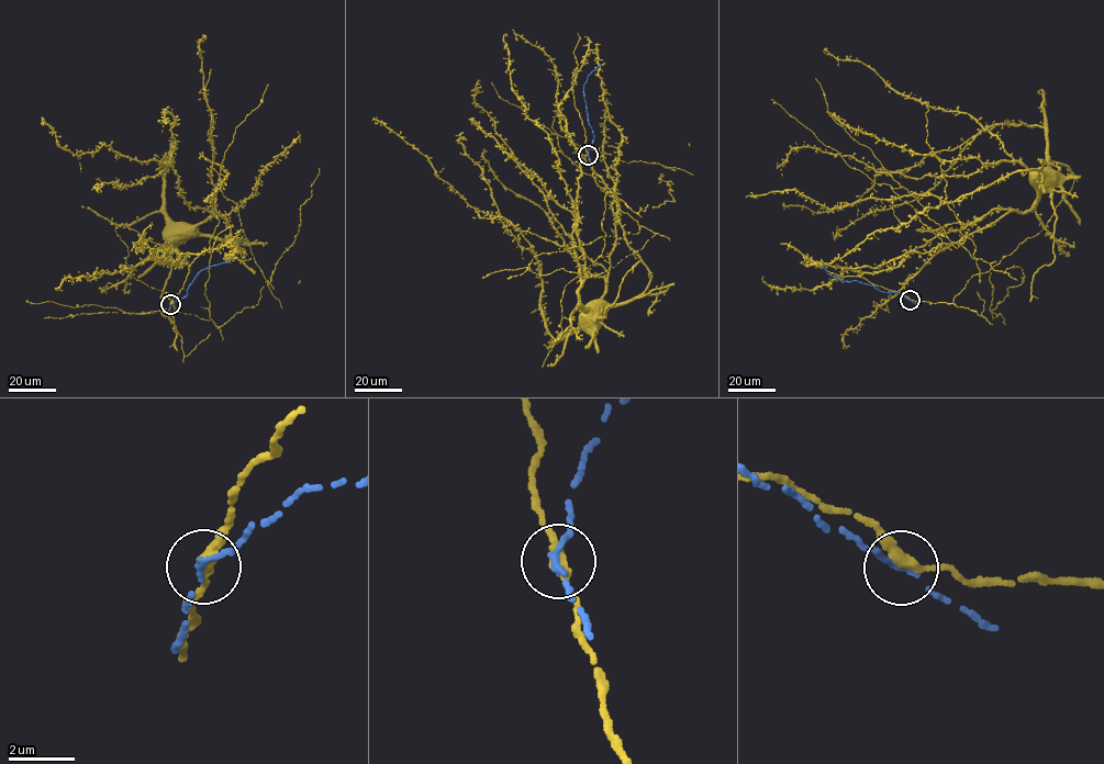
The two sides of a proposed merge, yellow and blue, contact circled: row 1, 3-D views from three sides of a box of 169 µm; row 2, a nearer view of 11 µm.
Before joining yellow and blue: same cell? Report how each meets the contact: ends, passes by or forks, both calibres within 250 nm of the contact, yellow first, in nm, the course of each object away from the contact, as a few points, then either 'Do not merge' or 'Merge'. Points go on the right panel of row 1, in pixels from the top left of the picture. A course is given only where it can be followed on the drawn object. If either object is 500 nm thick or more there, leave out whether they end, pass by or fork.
At the ring yellow passes by. At the ring blue passes by. Thickness 300 nm (yellow) against 190 nm. Course of yellow: (910, 300), (822, 265), (880, 267), (907, 253), (957, 243), (1008, 212), (1032, 208), (1045, 187), (1038, 171). Course of blue: (910, 300), (856, 280), (838, 280), (822, 265). Do not merge

